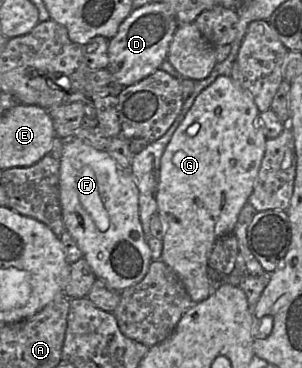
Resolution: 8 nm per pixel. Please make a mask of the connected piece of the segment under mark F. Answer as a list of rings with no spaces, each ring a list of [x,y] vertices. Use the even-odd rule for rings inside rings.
[[[71,137],[64,140],[59,170],[60,205],[65,231],[75,240],[97,279],[121,292],[138,284],[152,262],[139,215],[139,190],[128,169],[121,168],[106,150],[97,150]]]

